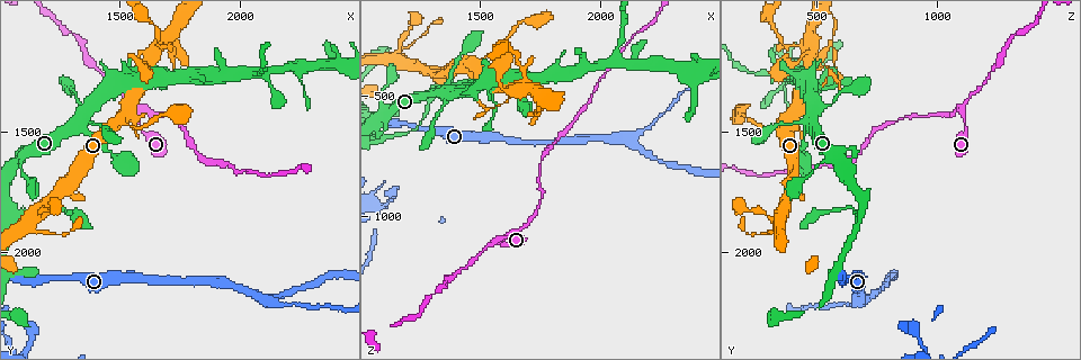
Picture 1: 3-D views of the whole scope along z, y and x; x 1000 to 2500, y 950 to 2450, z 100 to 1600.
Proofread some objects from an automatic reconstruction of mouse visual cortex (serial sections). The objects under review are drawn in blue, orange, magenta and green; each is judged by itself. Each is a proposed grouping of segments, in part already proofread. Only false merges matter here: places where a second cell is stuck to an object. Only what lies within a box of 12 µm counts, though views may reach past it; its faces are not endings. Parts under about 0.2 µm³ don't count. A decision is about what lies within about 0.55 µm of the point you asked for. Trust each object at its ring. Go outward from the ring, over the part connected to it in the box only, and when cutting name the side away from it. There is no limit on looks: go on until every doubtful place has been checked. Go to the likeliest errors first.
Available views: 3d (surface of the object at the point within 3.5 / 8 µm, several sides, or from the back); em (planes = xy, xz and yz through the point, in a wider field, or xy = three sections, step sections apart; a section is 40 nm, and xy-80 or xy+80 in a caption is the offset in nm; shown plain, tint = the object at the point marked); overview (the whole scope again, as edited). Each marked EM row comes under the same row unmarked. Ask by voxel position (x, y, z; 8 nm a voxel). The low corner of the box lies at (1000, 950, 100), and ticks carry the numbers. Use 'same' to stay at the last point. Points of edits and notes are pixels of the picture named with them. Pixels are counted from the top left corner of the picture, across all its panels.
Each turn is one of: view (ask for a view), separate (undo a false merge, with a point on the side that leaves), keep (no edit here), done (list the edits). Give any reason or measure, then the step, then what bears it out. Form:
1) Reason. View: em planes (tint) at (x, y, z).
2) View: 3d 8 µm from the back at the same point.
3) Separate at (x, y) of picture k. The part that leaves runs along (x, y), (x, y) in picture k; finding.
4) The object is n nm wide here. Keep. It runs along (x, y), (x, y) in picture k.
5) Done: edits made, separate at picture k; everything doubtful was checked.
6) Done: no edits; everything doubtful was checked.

Thick turns thin. View: 3d 3.5 µm at (1580, 1420, 1110).

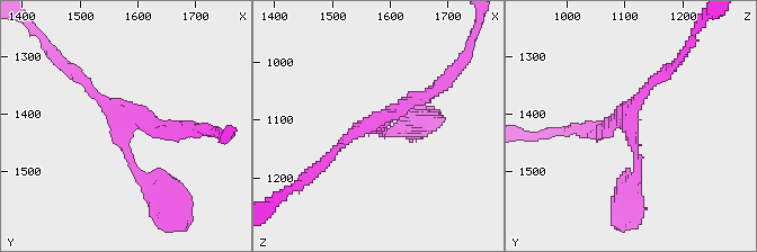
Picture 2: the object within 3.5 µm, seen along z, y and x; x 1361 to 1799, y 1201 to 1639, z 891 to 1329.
Shape alone is not enough. View: em xy step 5 (tint) at (1575, 1420, 1110).

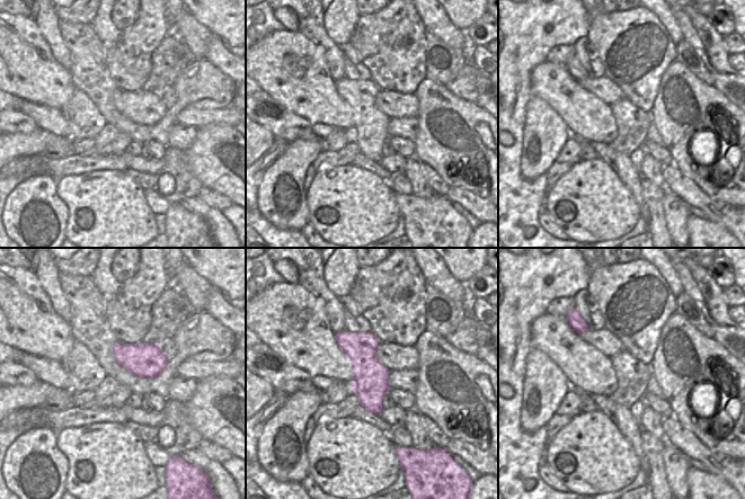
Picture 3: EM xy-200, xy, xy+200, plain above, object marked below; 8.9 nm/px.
Keep. It runs along (629, 188), (638, 171), (629, 126), (591, 129) in picture 2; all the same cell.

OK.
Two arms in line, one across. View: 3d 3.5 µm at (1660, 1140, 480).

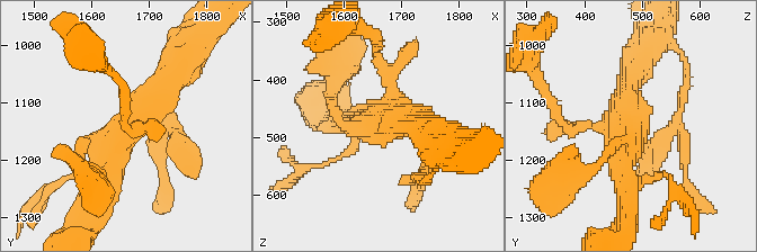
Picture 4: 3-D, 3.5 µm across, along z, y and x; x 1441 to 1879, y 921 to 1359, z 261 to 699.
Now the EM. View: em xy step 3 (tint) at (1655, 1140, 480).

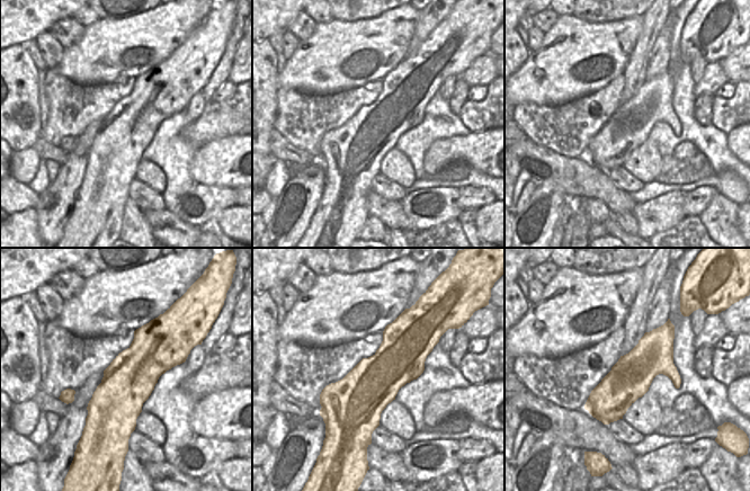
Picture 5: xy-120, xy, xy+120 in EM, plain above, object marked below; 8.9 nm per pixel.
Keep. It runs along (664, 328), (654, 351), (596, 414) in picture 5; one cell here.

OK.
Sharp bend. View: 3d 3.5 µm at (1660, 1150, 380).

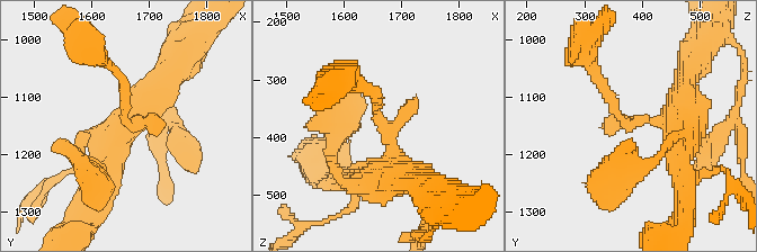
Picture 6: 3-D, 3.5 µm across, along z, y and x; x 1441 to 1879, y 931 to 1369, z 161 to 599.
Now the EM. View: em xy step 2 (tint) at (1665, 1145, 375).

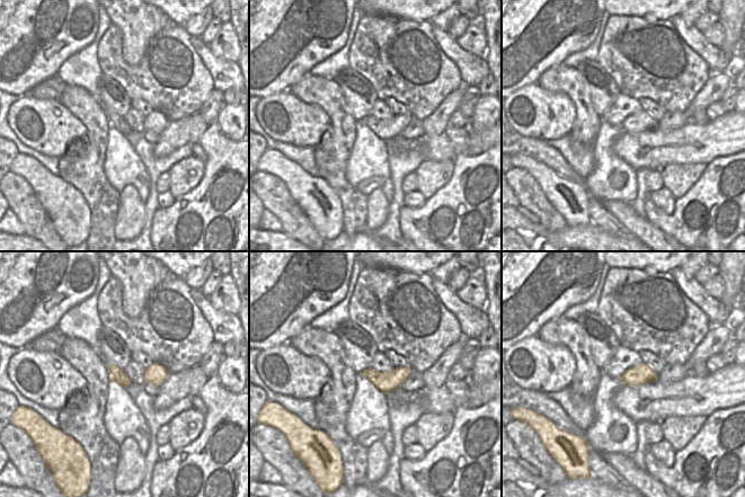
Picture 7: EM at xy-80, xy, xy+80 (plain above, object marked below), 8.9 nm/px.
View: em planes (tint) at the same point.

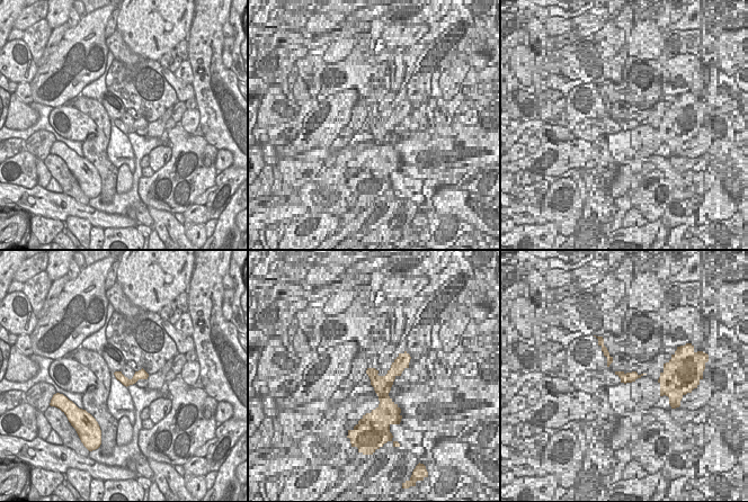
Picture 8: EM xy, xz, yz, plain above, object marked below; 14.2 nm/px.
Keep. Continuous, no second cell.

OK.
View: 3d 3.5 µm at (2110, 2200, 670).

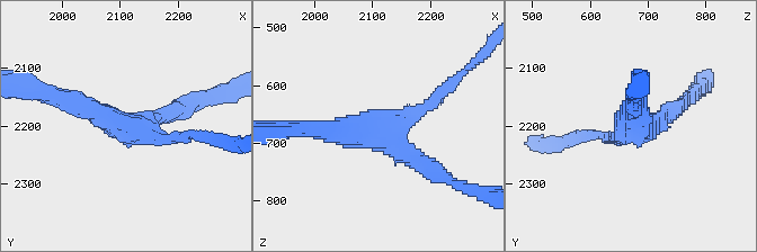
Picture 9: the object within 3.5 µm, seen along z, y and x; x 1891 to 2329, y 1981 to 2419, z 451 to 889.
View: em xy step 5 (tint) at (2115, 2200, 680).

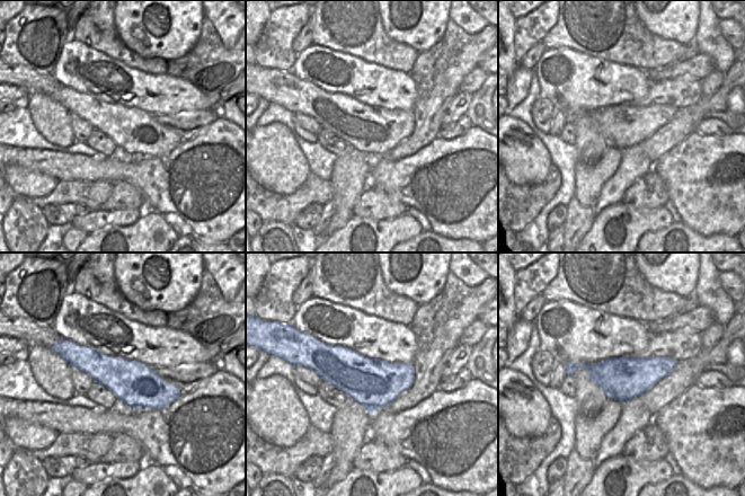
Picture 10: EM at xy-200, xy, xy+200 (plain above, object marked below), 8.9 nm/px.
3 arms meet here. Keep. It runs along (311, 129), (380, 133), (438, 173) in picture 9; all the same cell.

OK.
Done: no edits; everything doubtful was checked.

